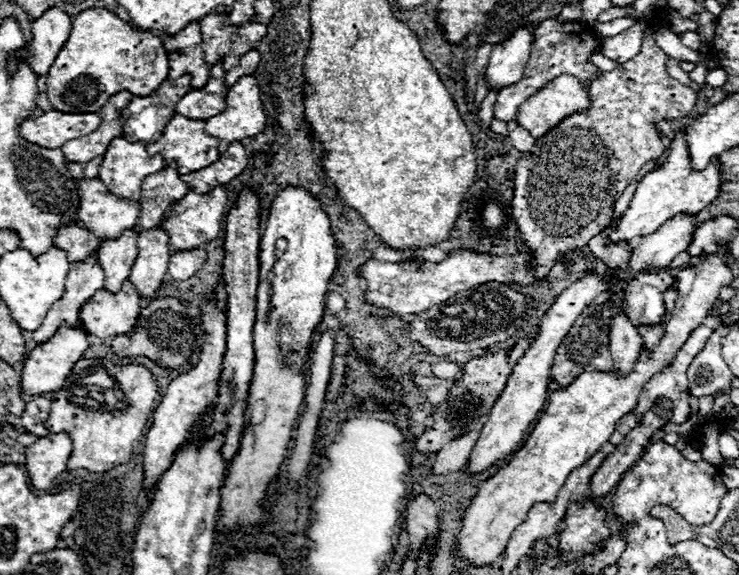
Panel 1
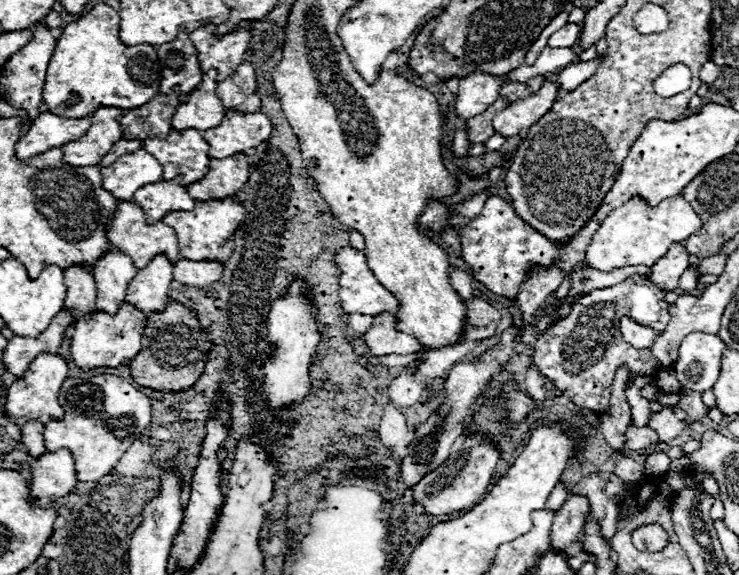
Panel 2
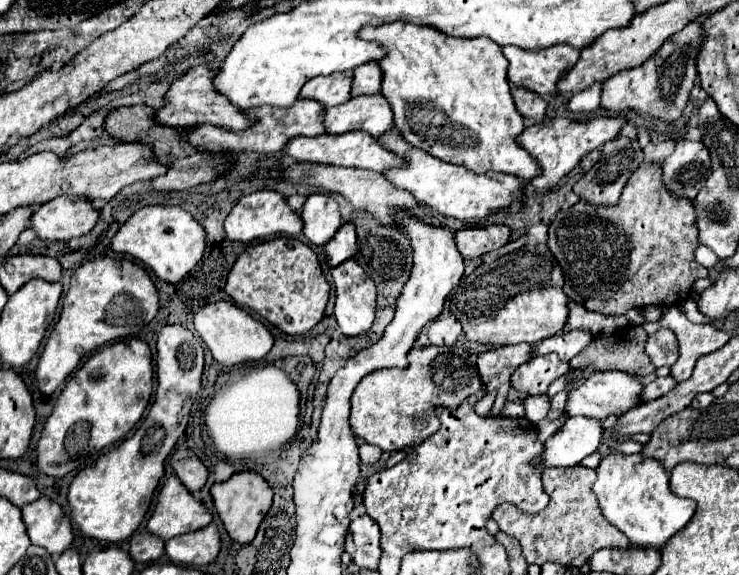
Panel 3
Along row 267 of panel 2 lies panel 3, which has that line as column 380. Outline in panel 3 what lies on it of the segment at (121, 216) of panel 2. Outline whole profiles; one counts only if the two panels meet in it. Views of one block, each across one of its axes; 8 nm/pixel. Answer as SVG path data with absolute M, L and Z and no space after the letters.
M394 130L382 134L382 138L376 138L380 146L388 148L390 152L394 152L396 156L400 156L404 160L404 166L400 168L392 168L384 172L384 178L410 192L420 204L430 206L432 210L444 214L444 216L452 216L458 220L482 220L488 214L494 214L498 210L510 208L512 202L516 200L516 208L520 210L520 202L522 202L522 186L524 182L516 176L510 174L502 174L502 172L486 172L486 174L474 174L464 166L456 166L456 164L448 164L444 160L438 160L434 156L430 156L428 152L424 152L422 148L416 148L412 144L408 144L400 134L396 134Z

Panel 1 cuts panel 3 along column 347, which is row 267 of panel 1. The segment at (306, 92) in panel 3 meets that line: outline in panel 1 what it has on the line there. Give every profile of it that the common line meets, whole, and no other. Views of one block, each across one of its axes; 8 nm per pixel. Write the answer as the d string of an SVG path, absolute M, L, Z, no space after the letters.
M90 256L88 260L80 264L72 264L68 272L68 292L50 308L48 316L44 318L44 324L34 332L34 342L42 344L46 342L62 322L68 322L70 326L78 324L82 306L104 288L104 270L98 264L96 256Z

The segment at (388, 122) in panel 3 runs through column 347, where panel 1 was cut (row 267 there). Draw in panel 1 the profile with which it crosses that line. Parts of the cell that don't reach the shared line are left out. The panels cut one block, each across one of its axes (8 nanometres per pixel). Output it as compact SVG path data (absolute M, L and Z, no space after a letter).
M124 232L116 240L106 240L100 248L100 266L104 270L104 288L118 292L130 276L138 254L138 232Z

